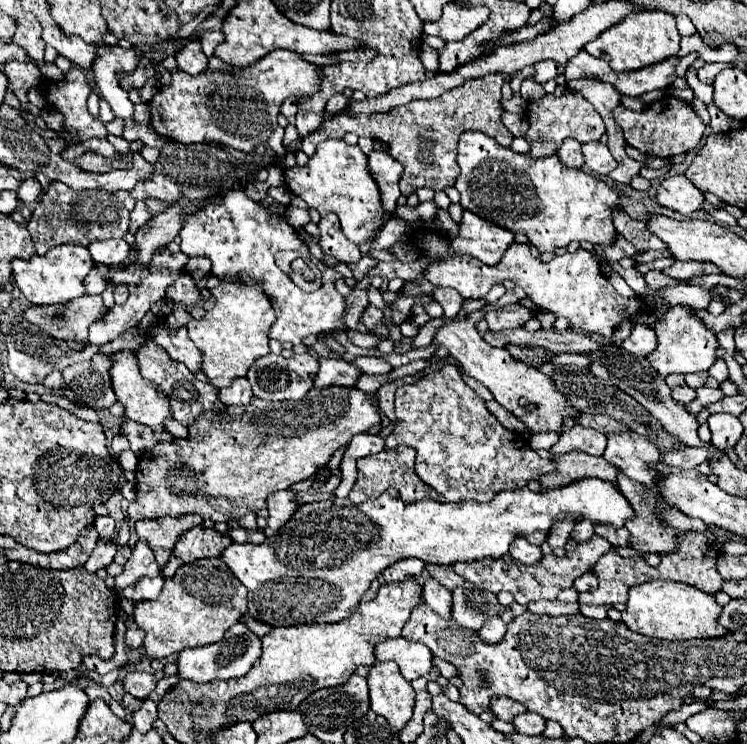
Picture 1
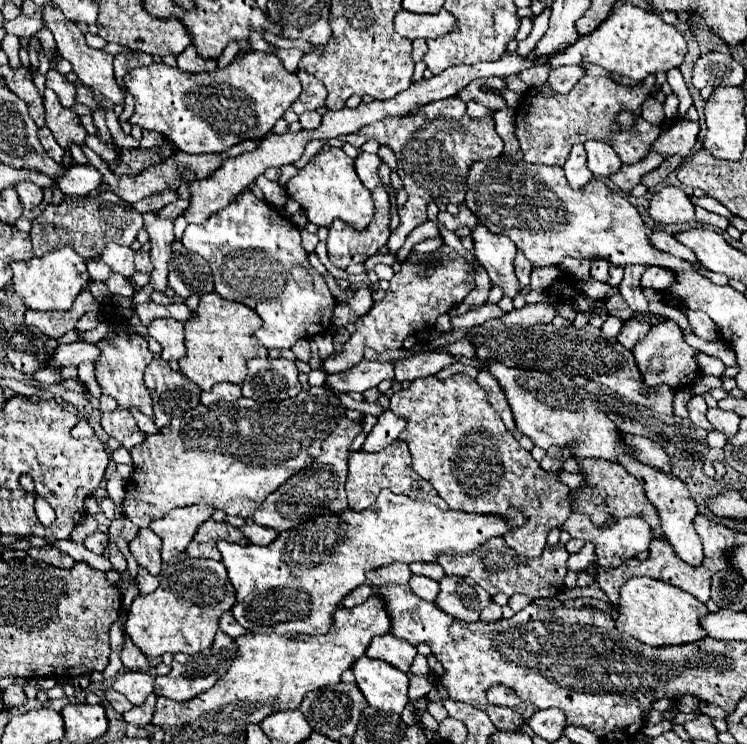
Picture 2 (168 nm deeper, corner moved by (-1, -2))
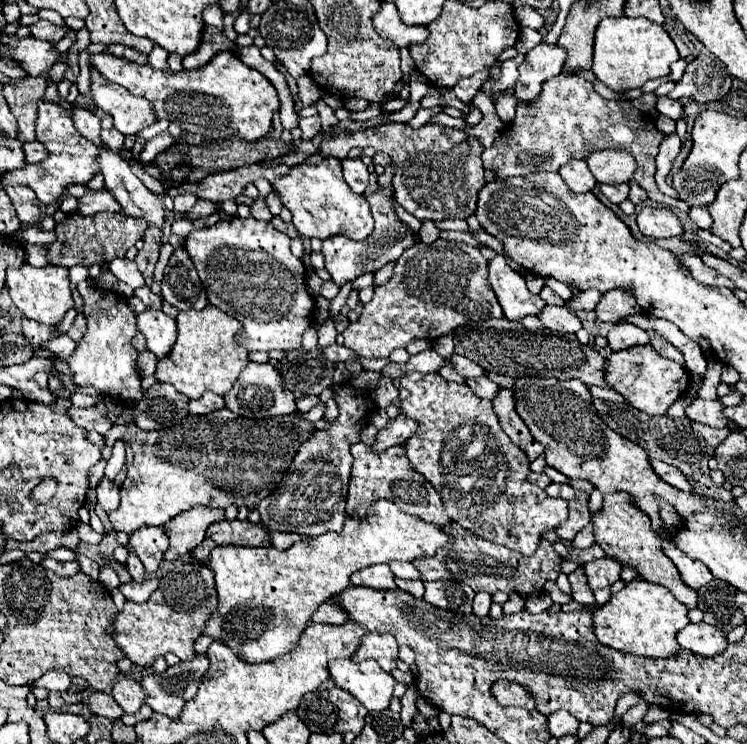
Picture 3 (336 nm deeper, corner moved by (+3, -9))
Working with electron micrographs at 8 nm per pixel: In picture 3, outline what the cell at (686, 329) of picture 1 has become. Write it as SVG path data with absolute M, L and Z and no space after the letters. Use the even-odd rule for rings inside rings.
M635 345L607 357L607 383L619 391L635 409L649 415L663 415L675 399L687 393L691 377L681 363L659 355L651 345Z

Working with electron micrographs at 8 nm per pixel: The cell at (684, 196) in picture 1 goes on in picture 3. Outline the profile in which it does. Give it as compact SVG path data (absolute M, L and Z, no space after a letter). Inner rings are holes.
M647 205L637 215L637 225L643 235L659 239L659 237L677 237L683 235L681 219L667 207Z

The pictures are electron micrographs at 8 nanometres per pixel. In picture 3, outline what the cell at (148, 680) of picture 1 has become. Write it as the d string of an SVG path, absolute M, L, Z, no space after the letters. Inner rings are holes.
M127 677L125 679L119 679L113 685L111 695L121 705L121 709L125 713L137 713L141 709L141 705L145 703L145 699L147 699L141 683L135 681L135 679L127 679Z

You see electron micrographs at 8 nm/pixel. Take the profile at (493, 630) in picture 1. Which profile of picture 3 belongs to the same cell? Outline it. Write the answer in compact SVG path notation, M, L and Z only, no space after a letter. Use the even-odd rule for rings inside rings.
M479 591L473 599L473 613L477 617L487 617L489 615L489 607L491 607L491 595L485 591Z

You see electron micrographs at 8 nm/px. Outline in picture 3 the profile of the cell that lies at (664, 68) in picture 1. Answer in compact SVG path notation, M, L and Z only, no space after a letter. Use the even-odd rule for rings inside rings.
M557 75L543 83L539 103L519 103L517 117L509 123L495 143L483 151L485 169L493 169L497 179L511 175L529 175L535 171L559 171L569 159L585 159L585 155L601 149L629 149L635 157L637 169L633 179L645 187L651 201L675 209L675 201L663 195L655 185L655 157L659 143L665 135L657 131L653 121L643 119L641 111L629 101L607 101L603 99L589 81L573 75Z

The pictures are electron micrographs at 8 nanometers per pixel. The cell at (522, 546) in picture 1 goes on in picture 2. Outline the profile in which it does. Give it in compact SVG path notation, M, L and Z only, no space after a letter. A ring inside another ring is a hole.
M455 374L451 378L439 380L437 376L423 376L403 388L401 392L393 394L389 400L389 408L407 420L405 430L401 432L399 440L409 446L413 468L415 472L429 480L437 494L451 504L453 510L463 510L471 514L497 514L501 518L509 516L511 508L517 508L525 516L525 524L513 528L503 536L503 540L523 558L539 558L545 544L549 530L561 526L571 510L571 490L569 486L561 484L557 472L543 472L539 462L533 460L531 452L519 446L513 434L505 428L499 414L487 400L487 392L467 374Z

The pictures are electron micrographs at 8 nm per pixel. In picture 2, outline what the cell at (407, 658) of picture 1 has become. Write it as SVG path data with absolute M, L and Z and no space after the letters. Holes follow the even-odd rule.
M383 634L383 636L375 636L371 640L365 654L369 658L377 658L377 660L387 662L401 672L409 672L409 666L413 662L413 658L417 656L417 650L407 640L401 640L393 634Z

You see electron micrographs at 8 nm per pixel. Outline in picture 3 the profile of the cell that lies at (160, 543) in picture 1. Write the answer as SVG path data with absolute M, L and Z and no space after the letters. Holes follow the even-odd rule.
M193 507L191 511L171 519L171 523L165 525L169 537L169 549L165 551L165 559L173 561L179 559L181 555L187 555L193 547L197 547L203 541L205 529L211 523L223 519L225 519L225 511L211 507Z

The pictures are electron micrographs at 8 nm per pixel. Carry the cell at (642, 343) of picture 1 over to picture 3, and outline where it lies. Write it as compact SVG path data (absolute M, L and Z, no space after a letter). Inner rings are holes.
M617 323L609 335L607 335L609 347L611 351L621 351L621 349L629 349L635 345L647 345L649 337L643 329L639 329L637 325L631 323Z

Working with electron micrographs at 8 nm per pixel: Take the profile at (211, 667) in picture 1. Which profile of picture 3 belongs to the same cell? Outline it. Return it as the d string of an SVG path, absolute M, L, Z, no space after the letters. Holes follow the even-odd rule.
M205 653L195 655L191 661L181 661L179 665L167 667L167 671L155 675L149 673L141 679L147 693L145 703L163 715L179 717L185 703L197 695L199 683L209 669L209 659Z

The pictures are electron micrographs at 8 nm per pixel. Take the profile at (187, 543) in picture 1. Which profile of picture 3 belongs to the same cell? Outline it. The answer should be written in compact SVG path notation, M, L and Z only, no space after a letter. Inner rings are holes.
M219 521L207 529L207 535L201 545L191 551L191 555L201 561L209 563L209 553L217 545L243 545L243 547L269 547L269 531L259 523L251 525L249 521Z

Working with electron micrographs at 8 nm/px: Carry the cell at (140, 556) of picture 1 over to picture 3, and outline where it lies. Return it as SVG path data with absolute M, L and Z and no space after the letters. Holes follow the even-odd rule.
M139 527L129 535L129 553L137 555L147 573L155 573L163 559L165 549L169 547L163 527Z

